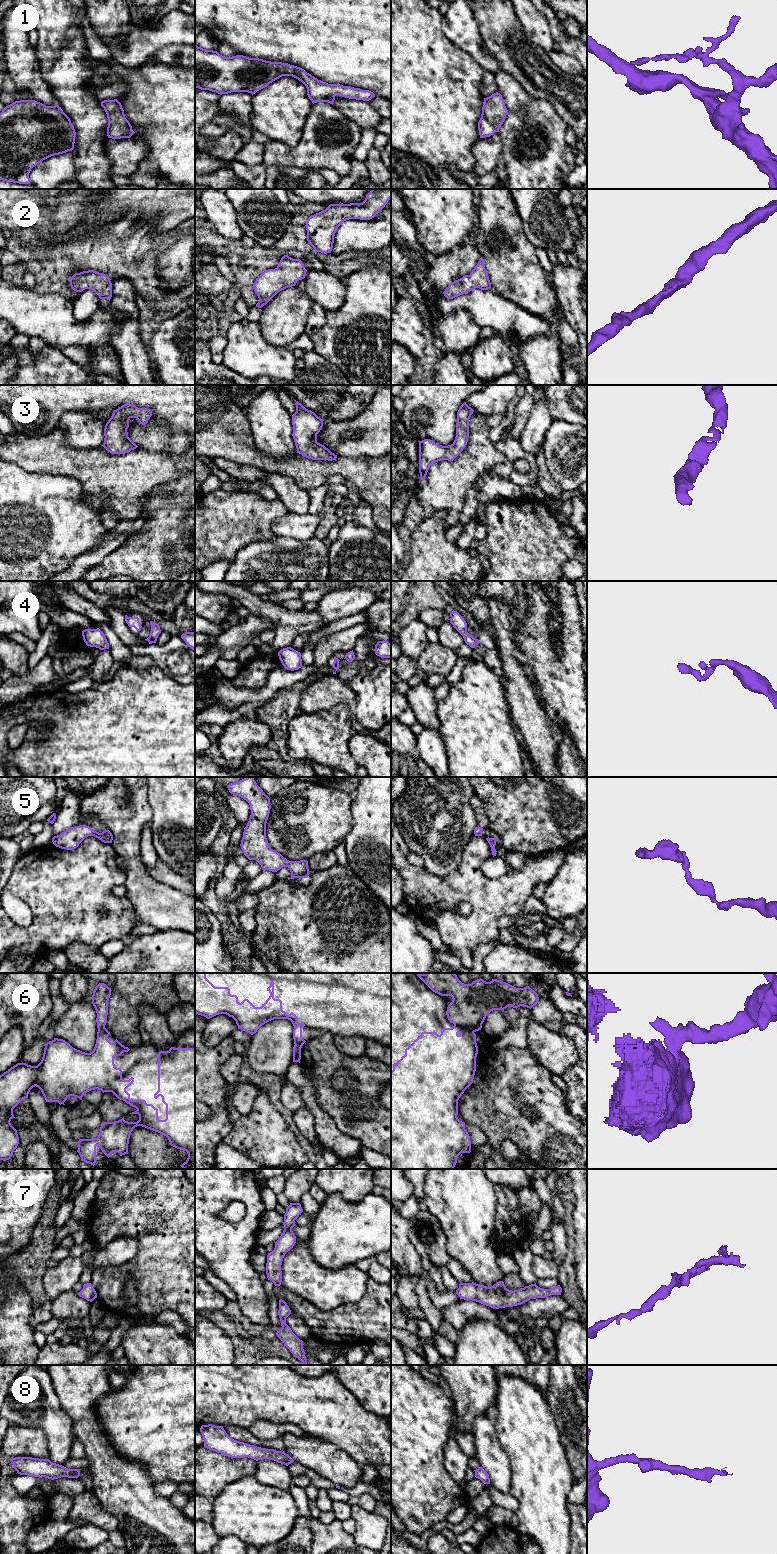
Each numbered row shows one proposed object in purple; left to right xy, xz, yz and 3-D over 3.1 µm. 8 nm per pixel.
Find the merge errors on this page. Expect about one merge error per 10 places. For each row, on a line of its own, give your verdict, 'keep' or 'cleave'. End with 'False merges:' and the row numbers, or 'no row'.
1: keep
2: keep
3: keep
4: keep
5: keep
6: cleave
7: keep
8: keep
False merges: 6

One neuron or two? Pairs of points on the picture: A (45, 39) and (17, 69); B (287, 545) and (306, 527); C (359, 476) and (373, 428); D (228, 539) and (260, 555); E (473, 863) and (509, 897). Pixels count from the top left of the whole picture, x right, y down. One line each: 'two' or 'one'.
A: two
B: two
C: two
D: two
E: one

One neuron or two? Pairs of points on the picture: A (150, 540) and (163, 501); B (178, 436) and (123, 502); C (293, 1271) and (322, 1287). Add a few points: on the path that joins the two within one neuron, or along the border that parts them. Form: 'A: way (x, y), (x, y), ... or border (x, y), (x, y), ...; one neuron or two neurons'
A: way (160, 530), (163, 527), (163, 511); one neuron
B: border (143, 448), (155, 452), (184, 452); two neurons
C: way (300, 1273), (315, 1284); one neuron

